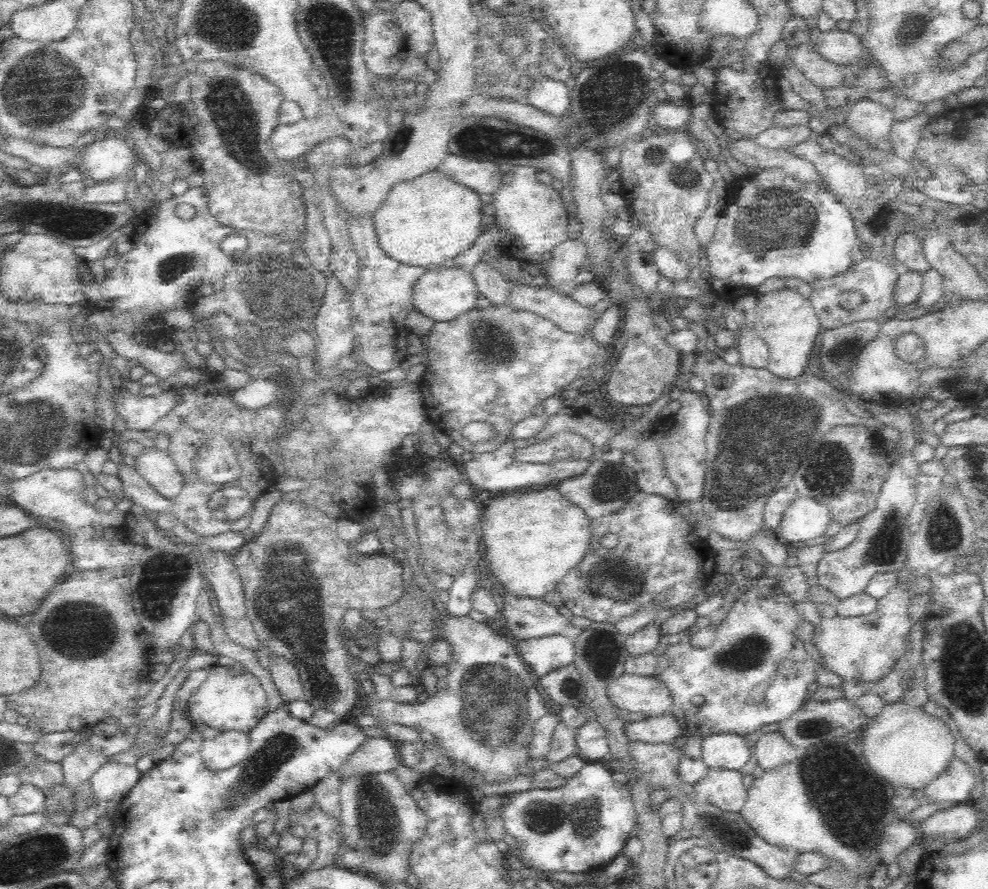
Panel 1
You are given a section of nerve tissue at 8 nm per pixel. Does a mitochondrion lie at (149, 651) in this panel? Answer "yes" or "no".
no

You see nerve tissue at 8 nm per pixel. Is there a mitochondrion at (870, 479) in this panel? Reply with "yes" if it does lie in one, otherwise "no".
no

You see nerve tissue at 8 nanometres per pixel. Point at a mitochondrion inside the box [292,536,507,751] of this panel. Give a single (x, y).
(319, 683)

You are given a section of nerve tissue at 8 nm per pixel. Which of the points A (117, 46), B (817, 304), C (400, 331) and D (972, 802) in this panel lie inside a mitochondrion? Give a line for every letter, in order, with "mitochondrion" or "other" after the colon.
A: other
B: other
C: other
D: other

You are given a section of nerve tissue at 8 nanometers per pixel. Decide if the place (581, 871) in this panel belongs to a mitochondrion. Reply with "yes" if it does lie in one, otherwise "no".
no

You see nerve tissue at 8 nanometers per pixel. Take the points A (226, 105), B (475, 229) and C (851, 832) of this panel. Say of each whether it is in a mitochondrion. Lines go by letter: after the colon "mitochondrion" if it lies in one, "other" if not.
A: mitochondrion
B: other
C: mitochondrion

